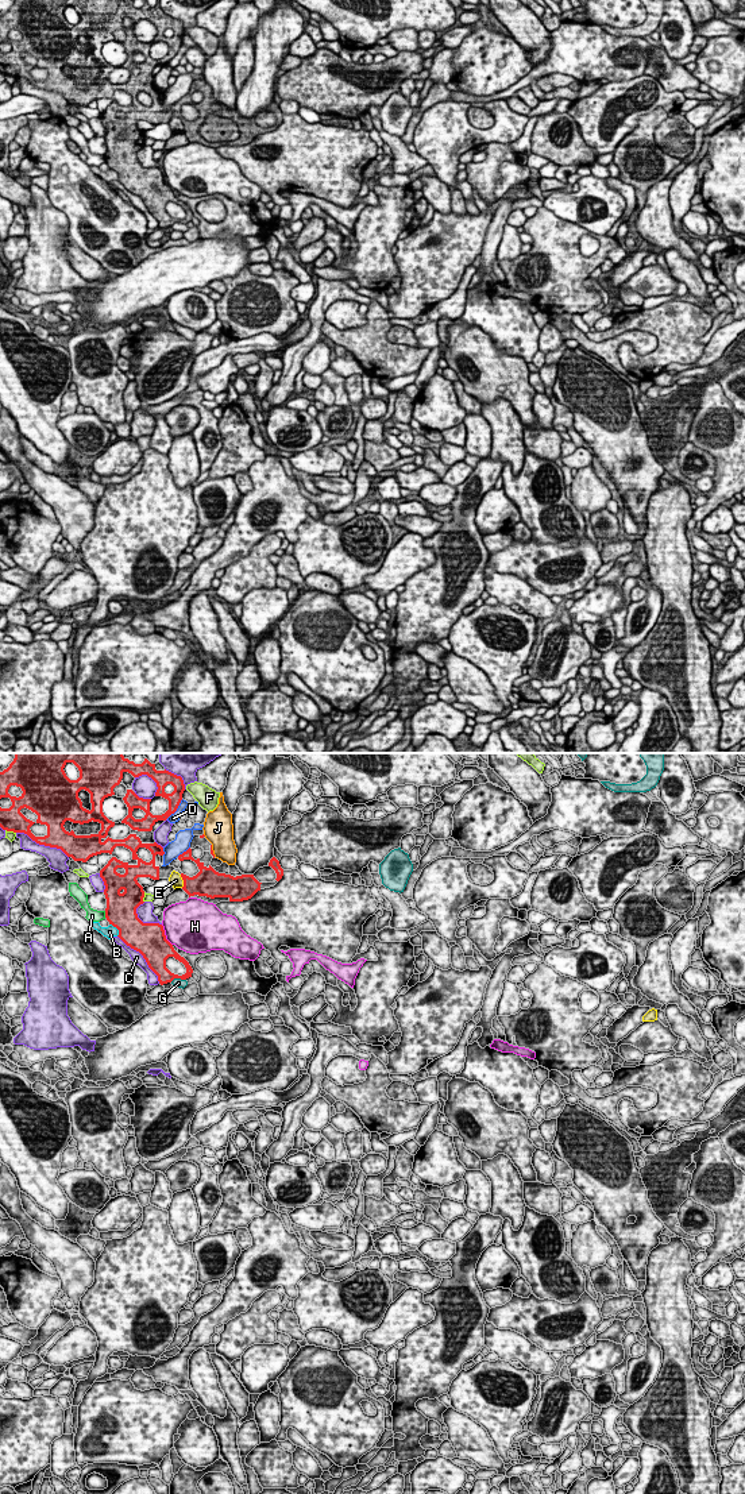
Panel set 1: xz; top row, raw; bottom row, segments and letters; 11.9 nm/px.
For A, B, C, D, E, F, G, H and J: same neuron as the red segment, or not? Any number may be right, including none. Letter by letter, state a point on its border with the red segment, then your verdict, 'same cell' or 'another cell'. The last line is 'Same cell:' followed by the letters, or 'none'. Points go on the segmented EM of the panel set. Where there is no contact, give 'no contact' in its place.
A: xz (105, 914) | another cell
B: xz (116, 927) | another cell
C: xz (143, 957) | another cell
D: xz (176, 810) | another cell
E: xz (184, 881) | another cell
F: xz (11, 830) | another cell
G: xz (177, 977) | another cell
H: xz (165, 935) | another cell
J: xz (212, 850) | another cell
Same cell: none

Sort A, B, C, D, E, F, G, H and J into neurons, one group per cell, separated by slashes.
A / B / C / D / E / F / G / H / J

